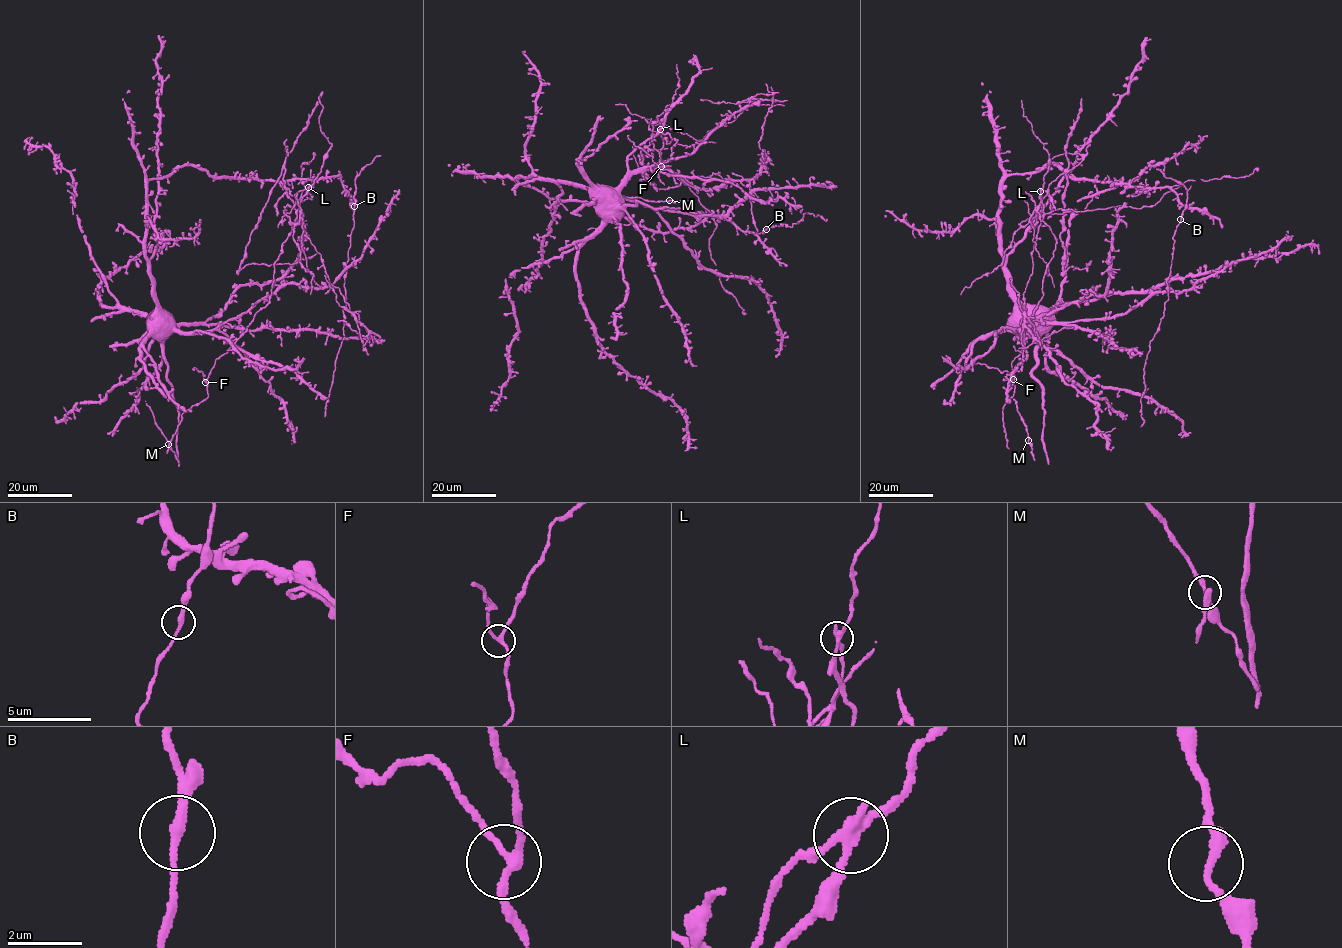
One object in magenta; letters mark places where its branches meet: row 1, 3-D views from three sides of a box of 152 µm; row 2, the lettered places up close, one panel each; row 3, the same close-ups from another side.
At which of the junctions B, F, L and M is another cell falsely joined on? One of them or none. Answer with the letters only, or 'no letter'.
L

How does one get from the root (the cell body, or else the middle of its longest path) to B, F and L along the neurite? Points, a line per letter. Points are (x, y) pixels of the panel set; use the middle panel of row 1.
B: (609, 202), (582, 186), (517, 176), (553, 200), (598, 204), (663, 232), (712, 216), (759, 237), (766, 229)
F: (609, 202), (632, 174), (662, 163), (659, 159), (661, 166)
L: (609, 202), (632, 174), (670, 159), (677, 140), (665, 143), (660, 130)

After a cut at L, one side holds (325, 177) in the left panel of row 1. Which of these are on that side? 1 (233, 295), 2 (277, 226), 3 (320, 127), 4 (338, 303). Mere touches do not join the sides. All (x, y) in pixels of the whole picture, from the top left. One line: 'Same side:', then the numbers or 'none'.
Same side: 1, 3

